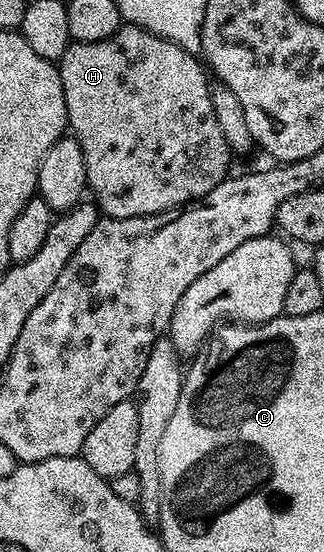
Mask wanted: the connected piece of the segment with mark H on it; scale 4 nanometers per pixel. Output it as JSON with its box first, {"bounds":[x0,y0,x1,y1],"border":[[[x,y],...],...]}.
{"bounds":[57,25,233,219],"border":[[[123,25],[119,30],[114,31],[108,39],[92,43],[72,42],[57,60],[61,89],[65,93],[67,126],[70,134],[81,145],[81,153],[85,157],[87,191],[95,206],[106,218],[128,219],[142,215],[156,215],[162,211],[171,211],[174,207],[184,207],[186,203],[193,203],[196,199],[205,197],[216,185],[228,178],[227,166],[230,165],[231,159],[233,160],[233,152],[225,141],[225,133],[221,133],[221,125],[217,125],[217,117],[213,113],[212,84],[207,83],[208,72],[205,70],[204,64],[195,58],[196,56],[192,52],[181,49],[173,41],[157,37],[140,27]]]}

